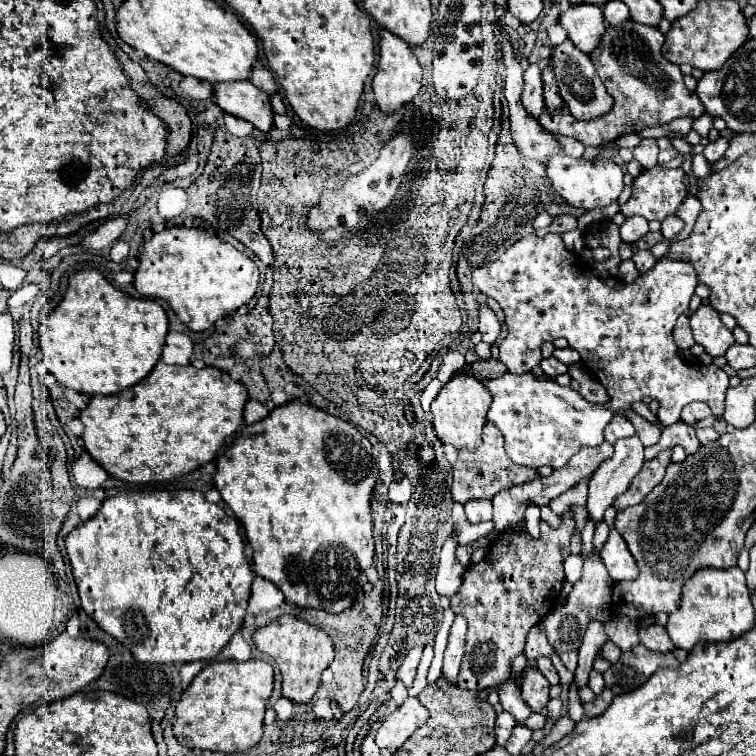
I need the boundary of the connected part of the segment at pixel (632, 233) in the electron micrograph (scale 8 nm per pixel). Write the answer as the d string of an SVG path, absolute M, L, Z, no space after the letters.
M632 216L626 218L626 222L620 226L620 236L624 242L636 242L638 238L648 234L648 220L640 218L640 216Z

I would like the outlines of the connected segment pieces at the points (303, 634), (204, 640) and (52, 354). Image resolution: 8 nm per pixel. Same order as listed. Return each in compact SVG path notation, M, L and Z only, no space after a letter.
M290 614L276 618L272 624L258 628L254 632L254 644L260 652L266 652L278 664L282 672L282 696L292 702L310 702L320 684L320 674L334 662L334 643L332 638L304 620Z
M158 490L158 492L128 492L128 494L118 494L110 496L102 502L98 514L84 522L82 526L74 528L68 538L66 538L66 550L68 558L72 564L72 574L74 582L80 592L82 608L96 620L96 624L112 634L116 640L126 644L132 652L132 656L140 662L146 664L176 664L176 662L196 662L196 660L214 660L230 642L230 638L242 628L246 610L248 610L248 598L250 598L250 584L254 580L254 574L250 570L248 558L244 554L244 540L240 536L238 522L228 516L218 504L210 504L204 500L204 496L196 490L178 490L178 492L168 492L168 490Z
M86 268L70 276L68 290L62 302L54 308L54 312L50 312L46 320L40 322L42 366L50 370L64 388L86 392L90 396L116 394L124 388L134 386L146 374L150 374L150 370L162 356L166 334L168 334L168 316L158 302L146 298L132 298L116 290L98 270Z

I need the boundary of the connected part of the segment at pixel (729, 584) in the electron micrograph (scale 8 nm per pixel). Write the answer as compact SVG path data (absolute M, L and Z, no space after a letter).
M732 566L732 568L726 568L726 570L718 570L718 568L698 570L684 584L680 608L668 616L666 630L672 638L672 642L676 644L676 648L692 650L692 646L698 644L698 642L728 642L728 640L734 640L734 638L742 636L744 632L748 632L752 626L754 626L754 608L752 608L752 602L750 602L750 590L746 586L744 572L738 566Z

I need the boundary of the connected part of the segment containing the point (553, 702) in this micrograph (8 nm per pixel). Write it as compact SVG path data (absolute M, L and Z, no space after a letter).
M559 697L550 699L546 708L546 718L548 718L548 720L559 718L562 714L562 707L563 704Z

